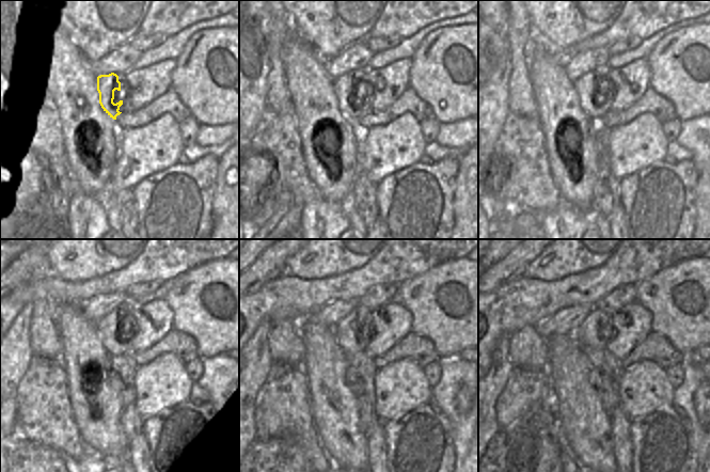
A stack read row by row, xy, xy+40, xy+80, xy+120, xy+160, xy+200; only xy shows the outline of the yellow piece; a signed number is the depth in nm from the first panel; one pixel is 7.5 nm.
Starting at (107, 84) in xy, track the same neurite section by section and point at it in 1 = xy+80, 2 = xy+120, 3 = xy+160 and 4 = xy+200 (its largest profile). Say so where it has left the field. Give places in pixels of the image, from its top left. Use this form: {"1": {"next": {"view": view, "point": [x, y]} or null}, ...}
{"1": {"next": {"view": "xy+80", "point": [588, 87]}}, "2": {"next": {"view": "xy+120", "point": [114, 329]}}, "3": {"next": {"view": "xy+160", "point": [354, 330]}}, "4": {"next": {"view": "xy+200", "point": [597, 328]}}}

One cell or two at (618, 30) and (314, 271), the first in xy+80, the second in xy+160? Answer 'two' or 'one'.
two

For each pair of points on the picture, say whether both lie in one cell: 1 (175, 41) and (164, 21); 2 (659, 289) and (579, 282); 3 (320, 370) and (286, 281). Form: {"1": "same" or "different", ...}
{"1": "different", "2": "different", "3": "different"}

